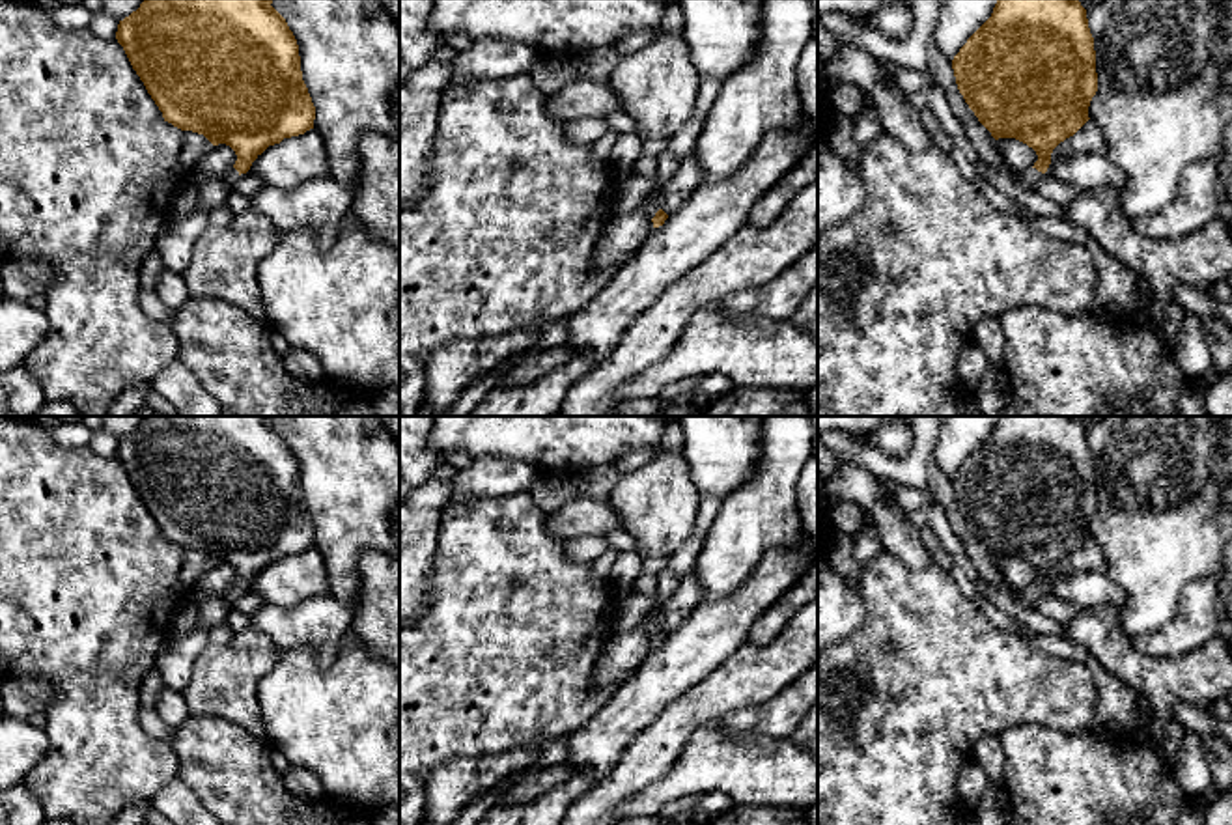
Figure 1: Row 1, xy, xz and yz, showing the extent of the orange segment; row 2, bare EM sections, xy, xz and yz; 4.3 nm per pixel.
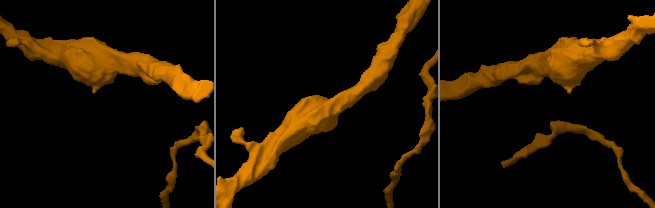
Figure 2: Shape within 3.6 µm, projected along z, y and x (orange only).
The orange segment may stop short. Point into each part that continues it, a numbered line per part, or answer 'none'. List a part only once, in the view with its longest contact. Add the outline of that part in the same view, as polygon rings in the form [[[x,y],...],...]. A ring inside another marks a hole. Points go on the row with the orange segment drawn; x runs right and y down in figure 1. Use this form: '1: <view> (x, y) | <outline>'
1: yz (1025, 180) | [[[1029,168],[1021,174],[1015,174],[1015,183],[1023,189],[1030,189],[1032,183],[1042,175],[1036,168]]]

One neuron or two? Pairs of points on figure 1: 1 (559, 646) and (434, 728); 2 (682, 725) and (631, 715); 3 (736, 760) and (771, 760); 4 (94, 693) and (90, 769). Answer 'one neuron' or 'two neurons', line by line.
1: one neuron
2: two neurons
3: one neuron
4: one neuron

